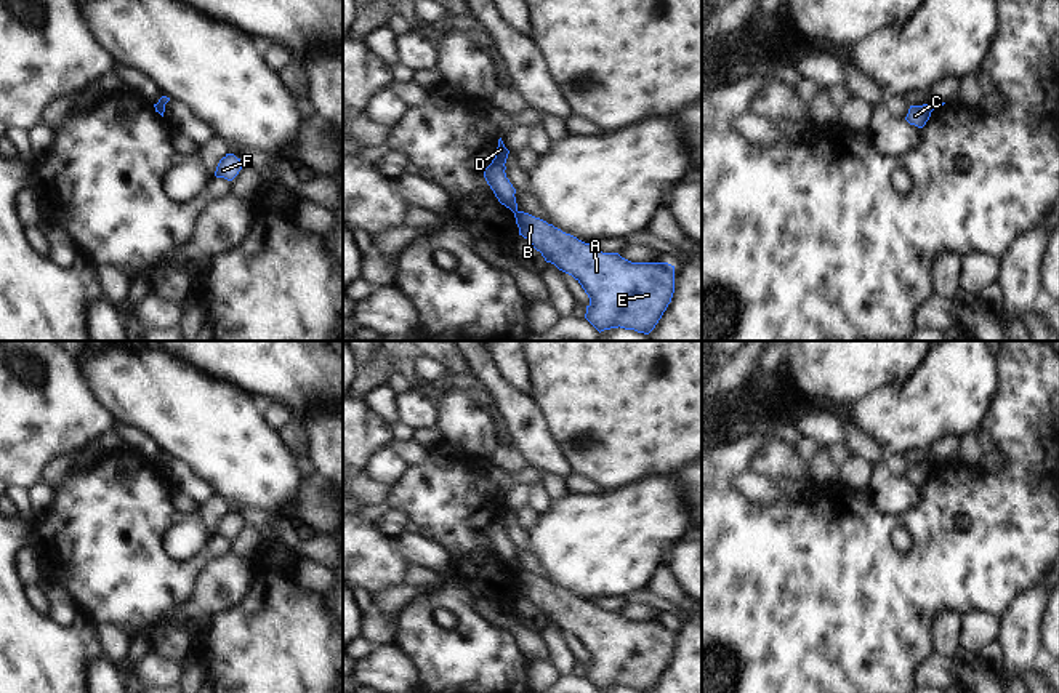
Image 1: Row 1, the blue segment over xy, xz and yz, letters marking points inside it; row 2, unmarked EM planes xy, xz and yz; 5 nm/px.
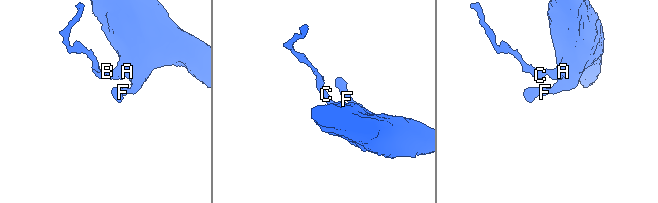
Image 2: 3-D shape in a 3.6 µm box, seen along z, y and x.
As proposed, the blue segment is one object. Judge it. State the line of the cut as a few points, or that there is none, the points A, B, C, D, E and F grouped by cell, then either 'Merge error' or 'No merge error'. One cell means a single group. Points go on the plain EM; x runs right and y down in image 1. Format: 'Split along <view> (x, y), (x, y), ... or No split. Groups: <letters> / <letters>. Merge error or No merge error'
Split along xy (156, 463), (164, 469). Groups: A B E F / C D. Merge error.

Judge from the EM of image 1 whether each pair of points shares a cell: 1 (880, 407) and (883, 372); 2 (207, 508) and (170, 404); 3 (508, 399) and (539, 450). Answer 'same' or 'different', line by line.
1: different
2: different
3: same

